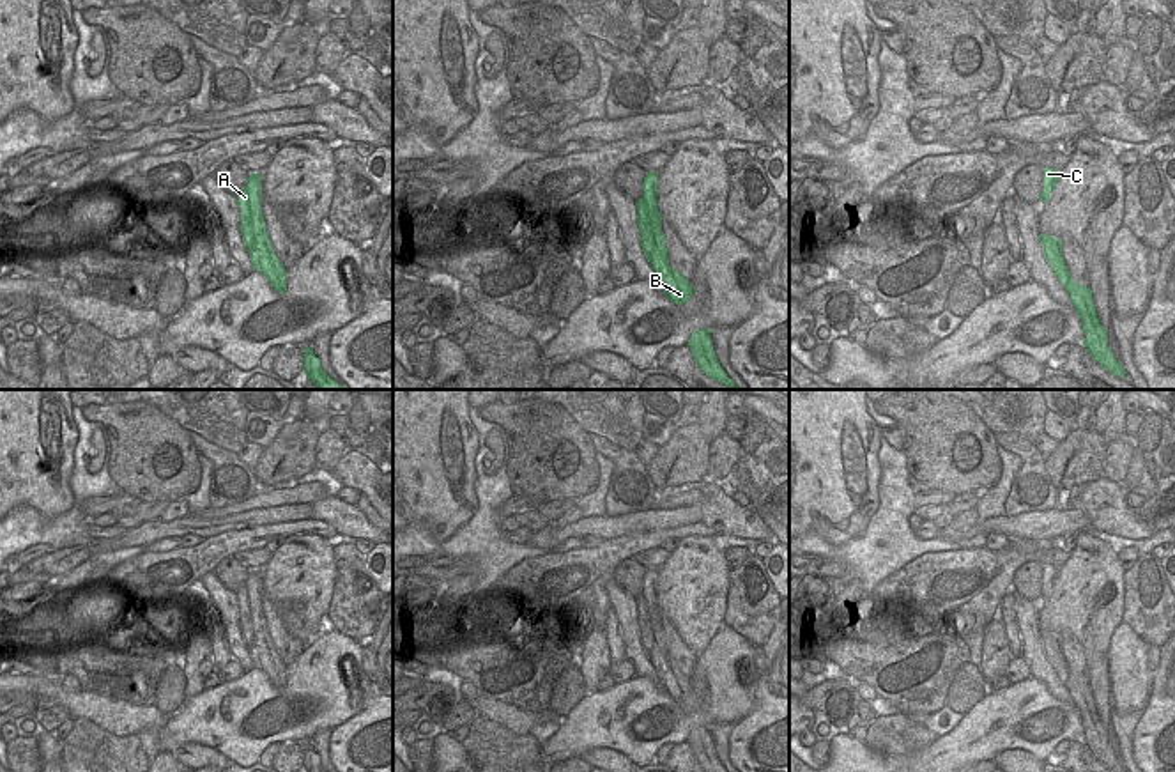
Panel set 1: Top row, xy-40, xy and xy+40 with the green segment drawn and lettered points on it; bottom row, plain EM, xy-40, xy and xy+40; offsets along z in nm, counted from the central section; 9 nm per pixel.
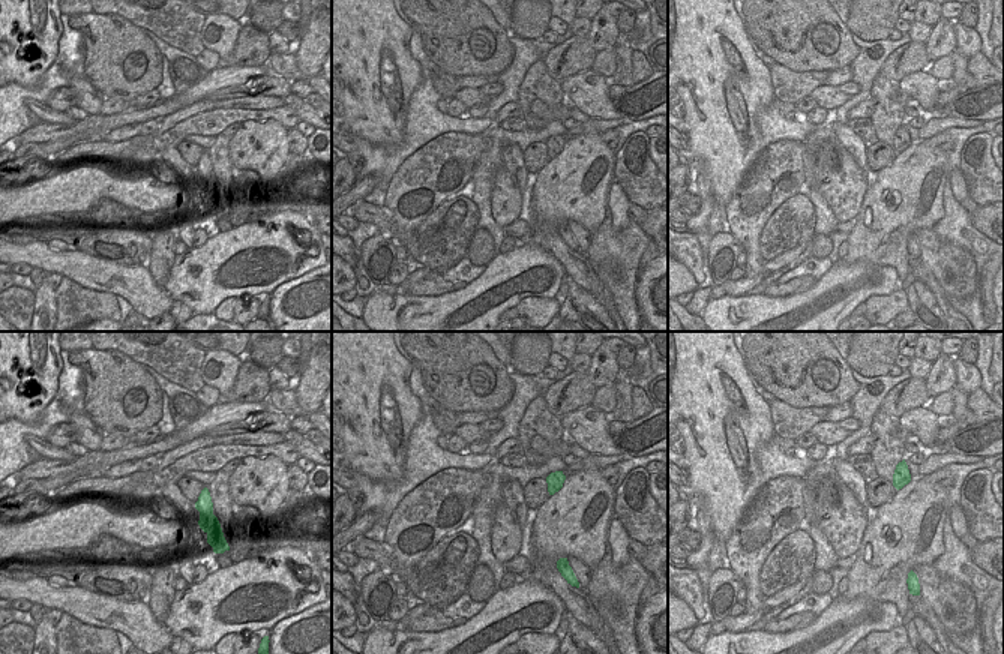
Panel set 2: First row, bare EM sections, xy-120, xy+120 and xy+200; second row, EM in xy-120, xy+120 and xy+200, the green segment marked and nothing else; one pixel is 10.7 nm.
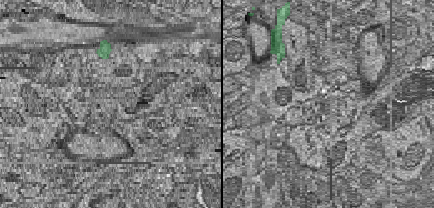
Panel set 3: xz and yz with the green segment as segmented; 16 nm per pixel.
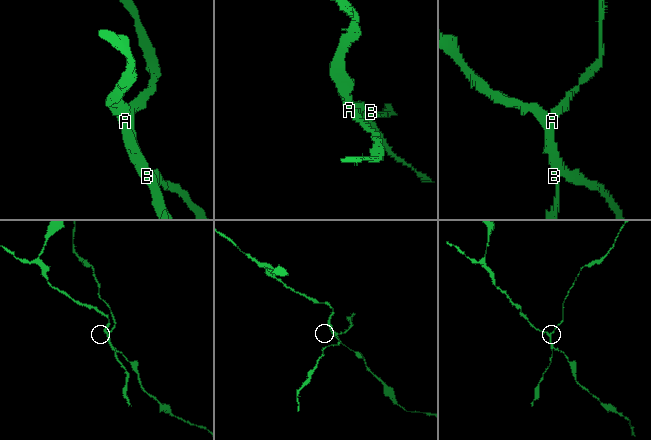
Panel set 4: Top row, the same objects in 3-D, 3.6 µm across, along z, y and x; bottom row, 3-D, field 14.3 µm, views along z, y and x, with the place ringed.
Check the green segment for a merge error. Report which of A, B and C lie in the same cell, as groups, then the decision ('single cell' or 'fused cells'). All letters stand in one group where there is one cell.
A / B C; fused cells

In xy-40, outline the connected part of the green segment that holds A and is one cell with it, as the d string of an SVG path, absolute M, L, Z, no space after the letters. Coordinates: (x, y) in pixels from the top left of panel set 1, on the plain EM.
M241 586L235 597L239 602L239 627L242 632L242 639L251 653L253 643L255 643L255 627L253 627L253 618L251 618L251 604L248 597L248 588Z

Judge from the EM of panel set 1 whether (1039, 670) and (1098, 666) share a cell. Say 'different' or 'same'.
different

